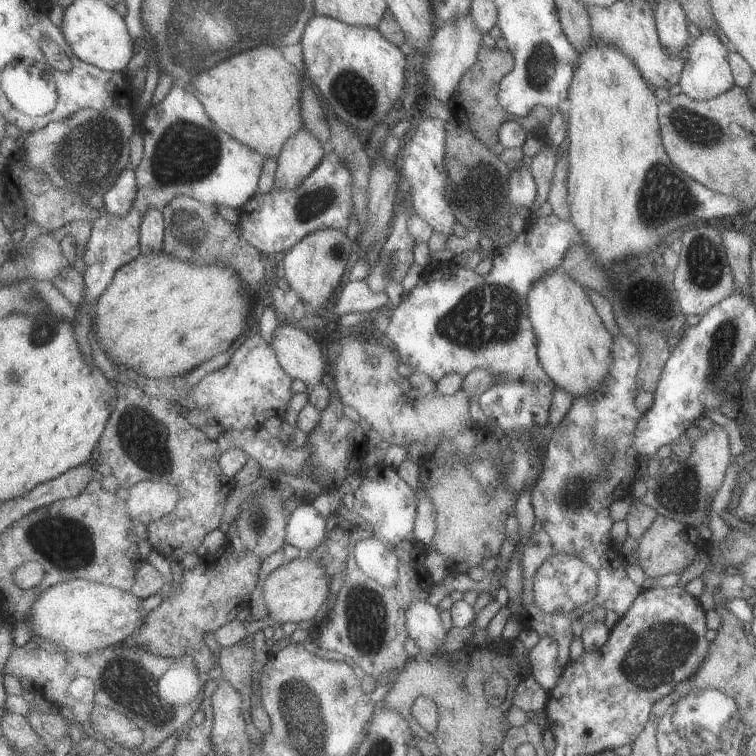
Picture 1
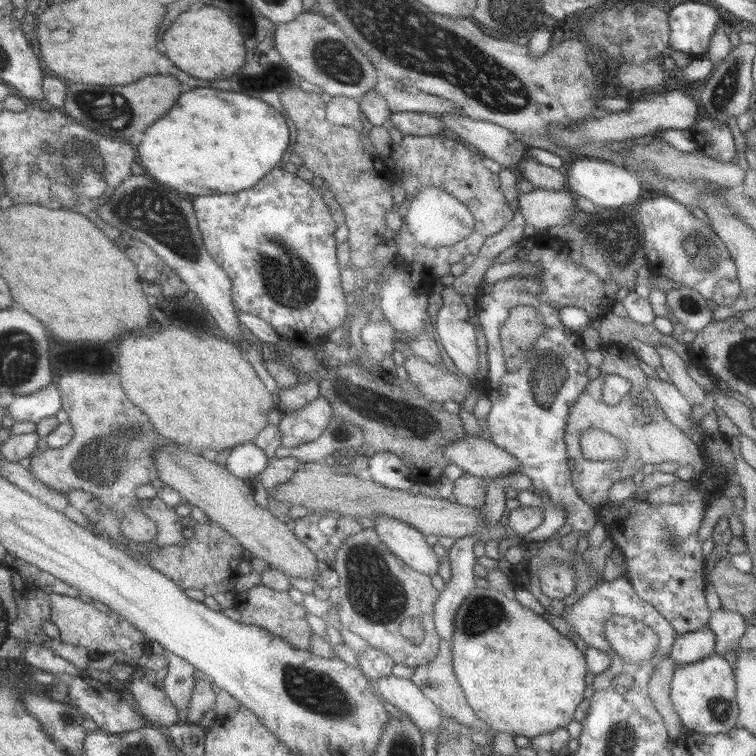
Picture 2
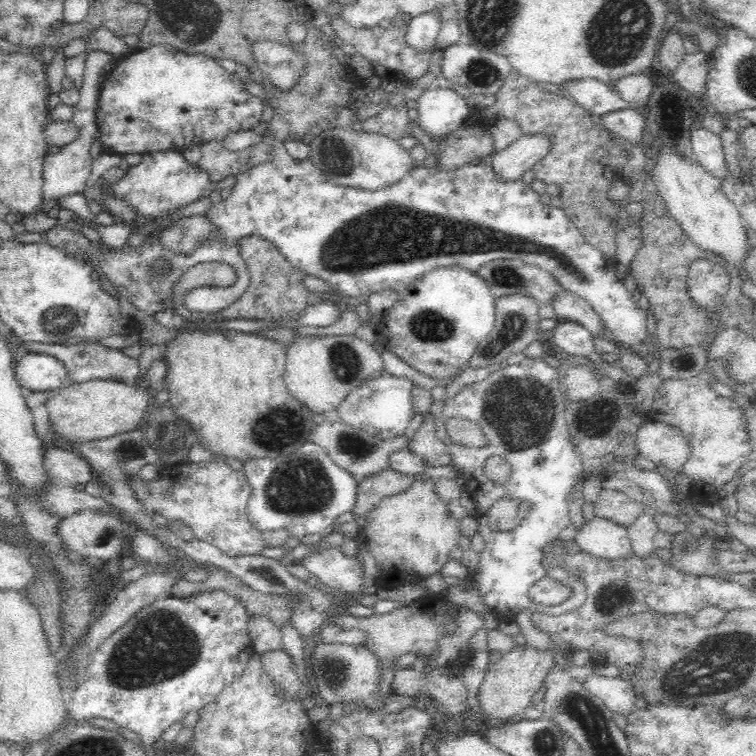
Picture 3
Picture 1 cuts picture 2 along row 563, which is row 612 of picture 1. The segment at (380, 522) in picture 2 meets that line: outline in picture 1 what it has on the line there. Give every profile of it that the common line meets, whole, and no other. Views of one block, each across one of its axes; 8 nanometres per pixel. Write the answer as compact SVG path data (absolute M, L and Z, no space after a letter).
M415 600L409 606L407 628L411 638L415 638L425 652L435 652L445 642L449 632L443 622L443 612L437 606L431 606L427 600Z

